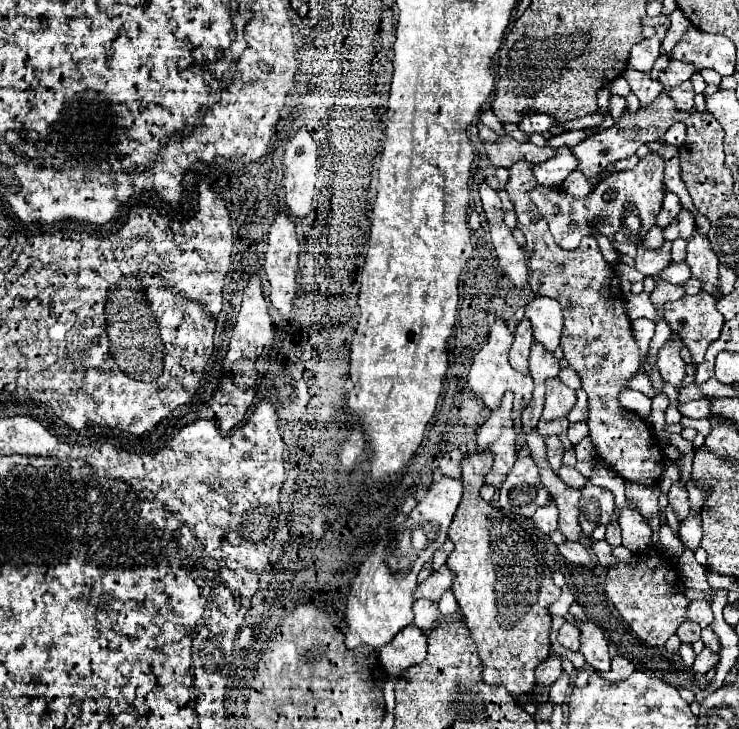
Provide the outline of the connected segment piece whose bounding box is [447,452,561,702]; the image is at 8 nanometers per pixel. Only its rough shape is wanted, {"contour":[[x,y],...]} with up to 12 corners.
{"contour":[[461,462],[453,594],[483,682],[519,702],[551,654],[561,588],[533,520],[481,500]]}

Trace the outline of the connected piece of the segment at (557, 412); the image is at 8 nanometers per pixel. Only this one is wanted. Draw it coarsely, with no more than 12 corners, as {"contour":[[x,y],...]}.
{"contour":[[549,378],[541,420],[565,418],[575,390]]}

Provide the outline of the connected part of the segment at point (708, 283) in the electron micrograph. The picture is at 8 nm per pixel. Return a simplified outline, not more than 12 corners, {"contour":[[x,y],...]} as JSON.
{"contour":[[699,232],[687,242],[685,264],[715,298],[719,260]]}

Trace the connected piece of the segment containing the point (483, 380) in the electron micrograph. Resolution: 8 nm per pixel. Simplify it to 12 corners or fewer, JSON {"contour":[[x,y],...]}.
{"contour":[[497,320],[473,358],[471,390],[499,406],[511,390],[513,420],[529,404],[531,374],[509,366],[513,342],[505,320]]}

